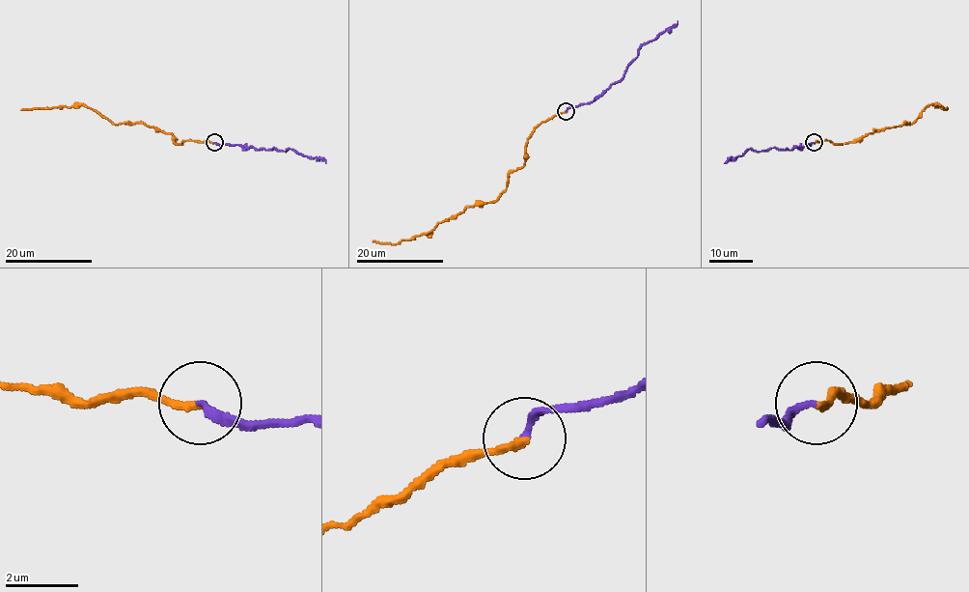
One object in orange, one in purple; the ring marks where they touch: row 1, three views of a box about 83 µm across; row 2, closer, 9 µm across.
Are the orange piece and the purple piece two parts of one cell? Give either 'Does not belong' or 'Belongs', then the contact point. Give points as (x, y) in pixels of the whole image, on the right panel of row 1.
Belongs. Place: (814, 142)

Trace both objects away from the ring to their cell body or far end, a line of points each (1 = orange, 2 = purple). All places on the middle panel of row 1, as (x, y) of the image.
1: (566, 111), (541, 121), (527, 139), (524, 164), (509, 174), (495, 200), (468, 206), (397, 243), (373, 240)
2: (566, 111), (594, 101), (622, 77), (643, 44), (675, 26), (678, 21)

